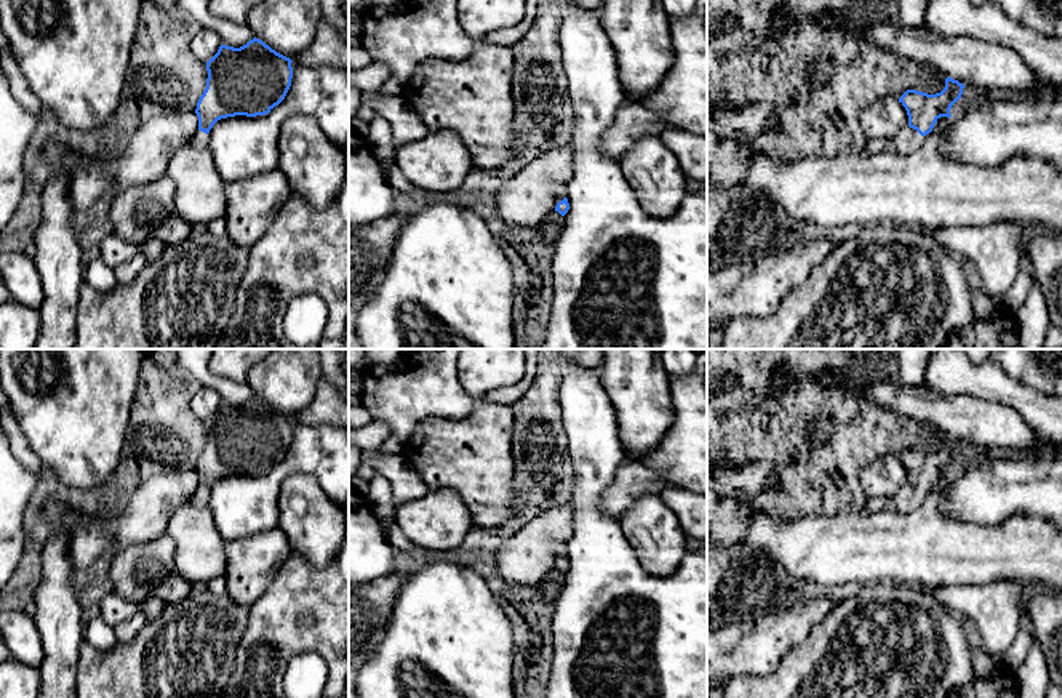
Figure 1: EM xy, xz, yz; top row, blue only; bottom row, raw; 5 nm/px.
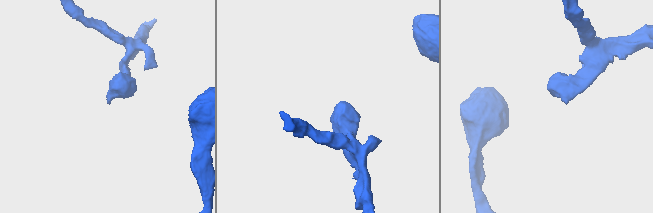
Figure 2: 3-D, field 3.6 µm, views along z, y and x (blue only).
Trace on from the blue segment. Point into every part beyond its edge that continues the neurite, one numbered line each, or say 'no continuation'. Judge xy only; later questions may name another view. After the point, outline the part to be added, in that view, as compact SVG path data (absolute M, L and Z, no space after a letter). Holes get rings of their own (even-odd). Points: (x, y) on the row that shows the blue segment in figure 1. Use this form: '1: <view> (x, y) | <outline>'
1: xy (200, 140) | M198 131L198 133L190 139L190 144L192 144L192 146L197 146L197 147L208 147L208 146L210 146L210 138L208 138L206 133Z

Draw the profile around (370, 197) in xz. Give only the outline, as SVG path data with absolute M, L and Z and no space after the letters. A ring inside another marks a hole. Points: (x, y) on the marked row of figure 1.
M349 128L349 224L393 215L392 187L368 144Z

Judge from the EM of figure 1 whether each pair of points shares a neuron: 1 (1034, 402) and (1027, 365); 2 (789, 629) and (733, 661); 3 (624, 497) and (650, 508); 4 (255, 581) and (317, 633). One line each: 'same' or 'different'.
1: different
2: same
3: different
4: different

